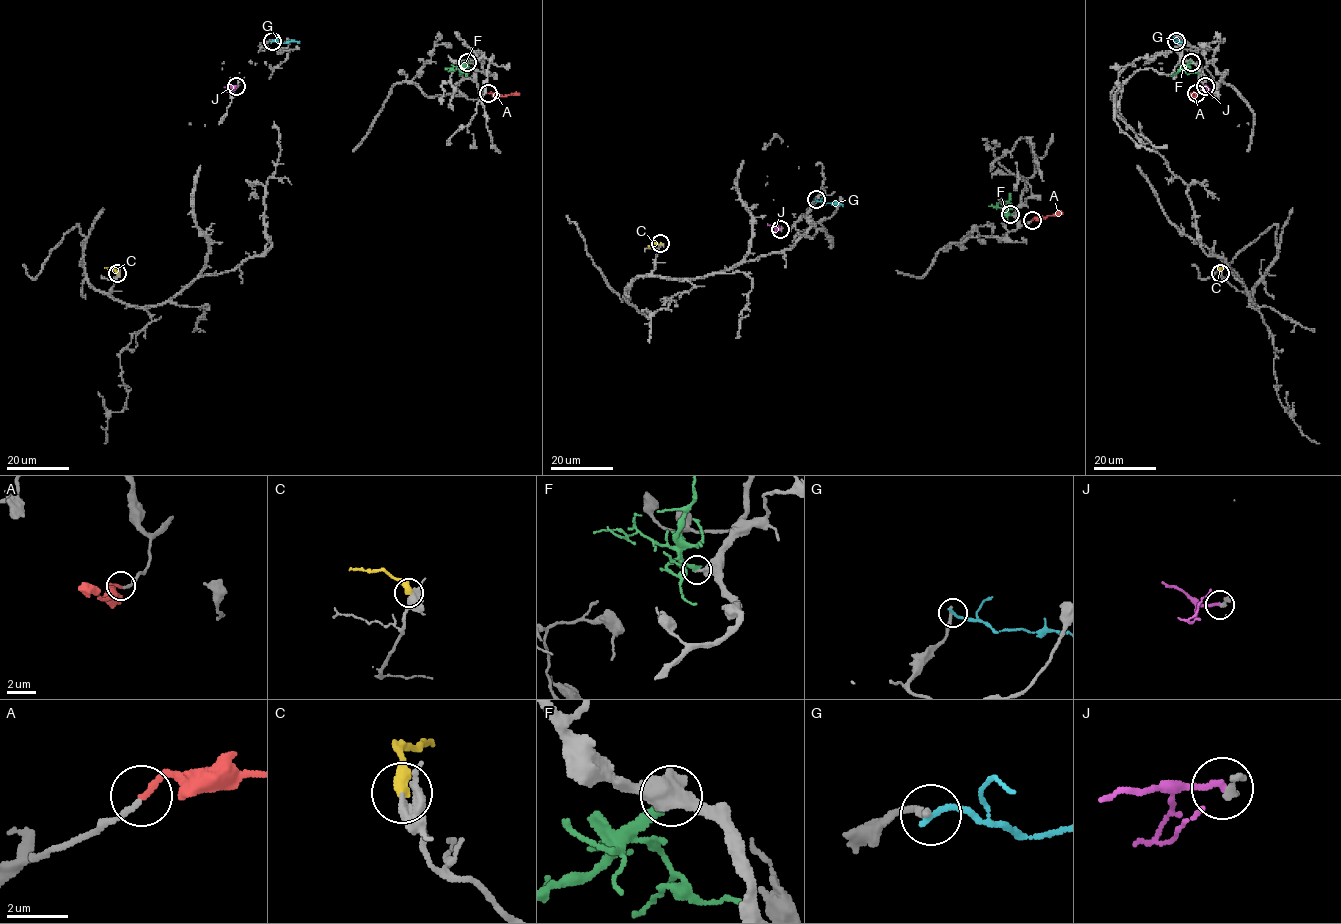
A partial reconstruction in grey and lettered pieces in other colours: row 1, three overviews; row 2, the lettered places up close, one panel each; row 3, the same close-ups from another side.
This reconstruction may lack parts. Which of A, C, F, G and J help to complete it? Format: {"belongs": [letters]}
{"belongs": ["A"]}

